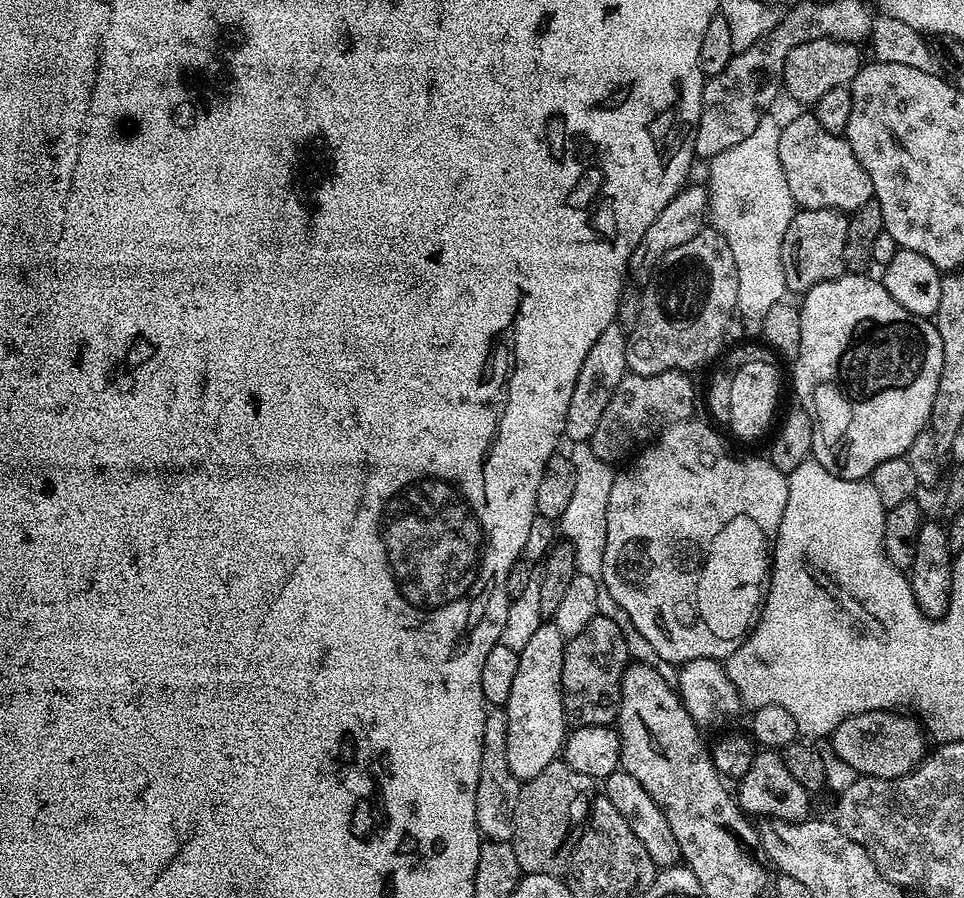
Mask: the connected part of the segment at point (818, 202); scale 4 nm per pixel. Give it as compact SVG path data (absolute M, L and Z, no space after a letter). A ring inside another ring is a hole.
M815 115L796 116L781 127L778 162L782 162L792 199L801 209L834 208L838 212L851 214L873 199L870 178L866 170L862 170L858 158L854 158L847 139L822 130Z

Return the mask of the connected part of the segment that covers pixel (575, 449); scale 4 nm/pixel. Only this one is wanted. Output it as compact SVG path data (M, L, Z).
M576 442L571 447L570 459L576 475L574 494L566 505L566 514L560 516L558 528L576 556L579 575L599 577L602 554L606 550L606 506L610 506L610 486L614 486L617 473L612 472L609 461L595 456L587 443Z

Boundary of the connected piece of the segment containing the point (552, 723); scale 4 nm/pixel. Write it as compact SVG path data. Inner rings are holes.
M544 622L519 653L518 670L506 705L506 762L521 782L534 778L534 774L542 774L542 770L561 755L564 747L566 721L560 679L565 643L566 637L557 630L555 623Z

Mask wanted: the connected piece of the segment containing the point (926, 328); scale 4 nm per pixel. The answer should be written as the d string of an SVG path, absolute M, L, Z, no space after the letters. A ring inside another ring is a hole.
M845 274L836 280L827 280L803 293L804 304L799 305L802 322L802 346L798 358L794 361L796 368L792 372L792 384L800 395L799 403L812 418L812 456L830 474L841 476L843 480L862 480L871 477L872 471L879 464L895 456L904 456L912 443L929 427L932 418L932 403L938 390L938 378L942 374L942 338L931 319L916 316L906 310L884 288L879 279L871 280L868 274Z

